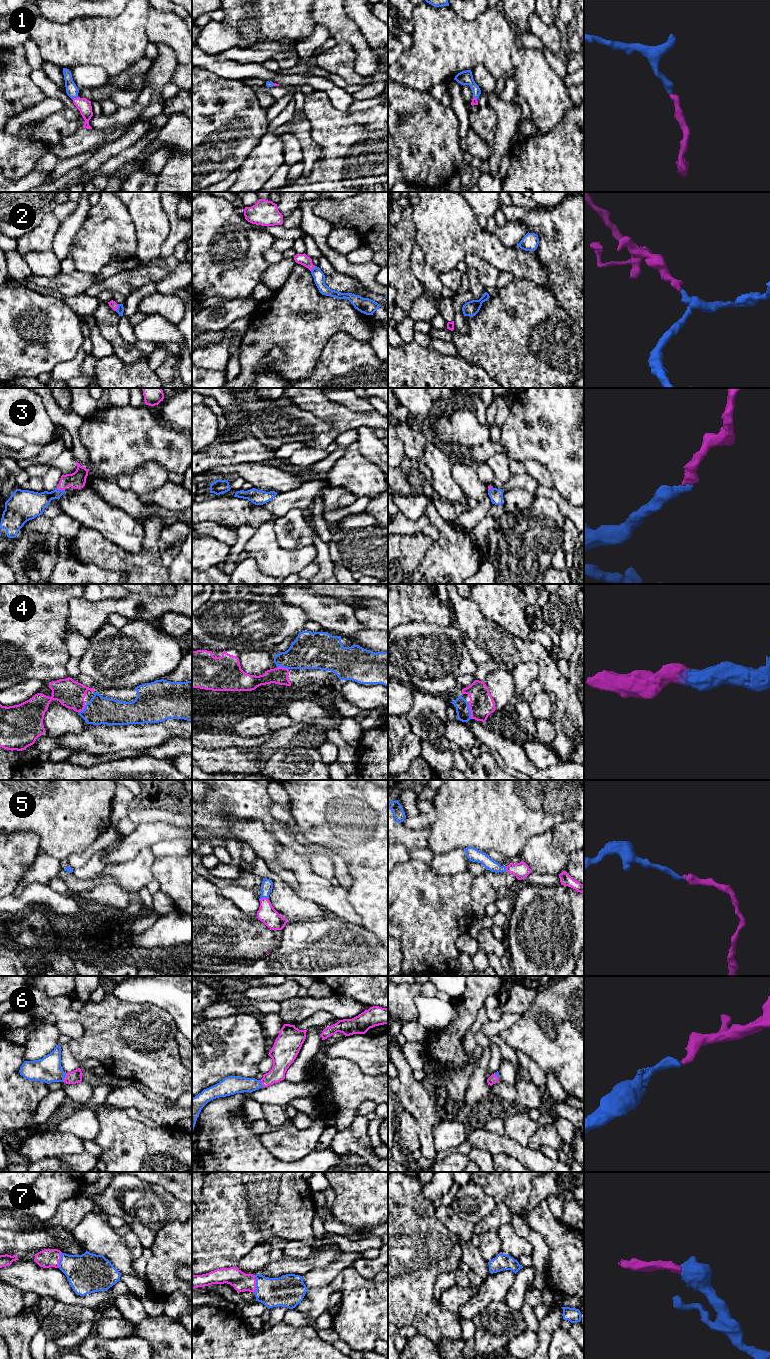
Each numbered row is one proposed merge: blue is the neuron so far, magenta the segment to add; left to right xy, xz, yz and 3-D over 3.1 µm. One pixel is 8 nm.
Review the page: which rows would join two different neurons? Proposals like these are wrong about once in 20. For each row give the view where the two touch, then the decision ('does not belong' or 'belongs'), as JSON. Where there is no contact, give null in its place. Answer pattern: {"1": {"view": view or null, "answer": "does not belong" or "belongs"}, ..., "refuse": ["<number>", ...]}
{"1": {"view": "xy", "answer": "belongs"}, "2": {"view": "xy", "answer": "belongs"}, "3": {"view": "xy", "answer": "belongs"}, "4": {"view": "yz", "answer": "belongs"}, "5": {"view": "xz", "answer": "belongs"}, "6": {"view": "xy", "answer": "belongs"}, "7": {"view": "xz", "answer": "belongs"}, "refuse": []}

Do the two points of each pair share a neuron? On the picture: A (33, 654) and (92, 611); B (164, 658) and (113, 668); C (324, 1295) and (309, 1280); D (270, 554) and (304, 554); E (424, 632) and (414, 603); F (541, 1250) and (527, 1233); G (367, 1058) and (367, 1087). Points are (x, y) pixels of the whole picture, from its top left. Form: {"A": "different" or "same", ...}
{"A": "different", "B": "same", "C": "different", "D": "same", "E": "different", "F": "same", "G": "different"}

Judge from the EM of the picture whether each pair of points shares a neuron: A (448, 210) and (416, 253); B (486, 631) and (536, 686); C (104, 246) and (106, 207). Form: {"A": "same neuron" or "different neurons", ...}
{"A": "different neurons", "B": "different neurons", "C": "same neuron"}

